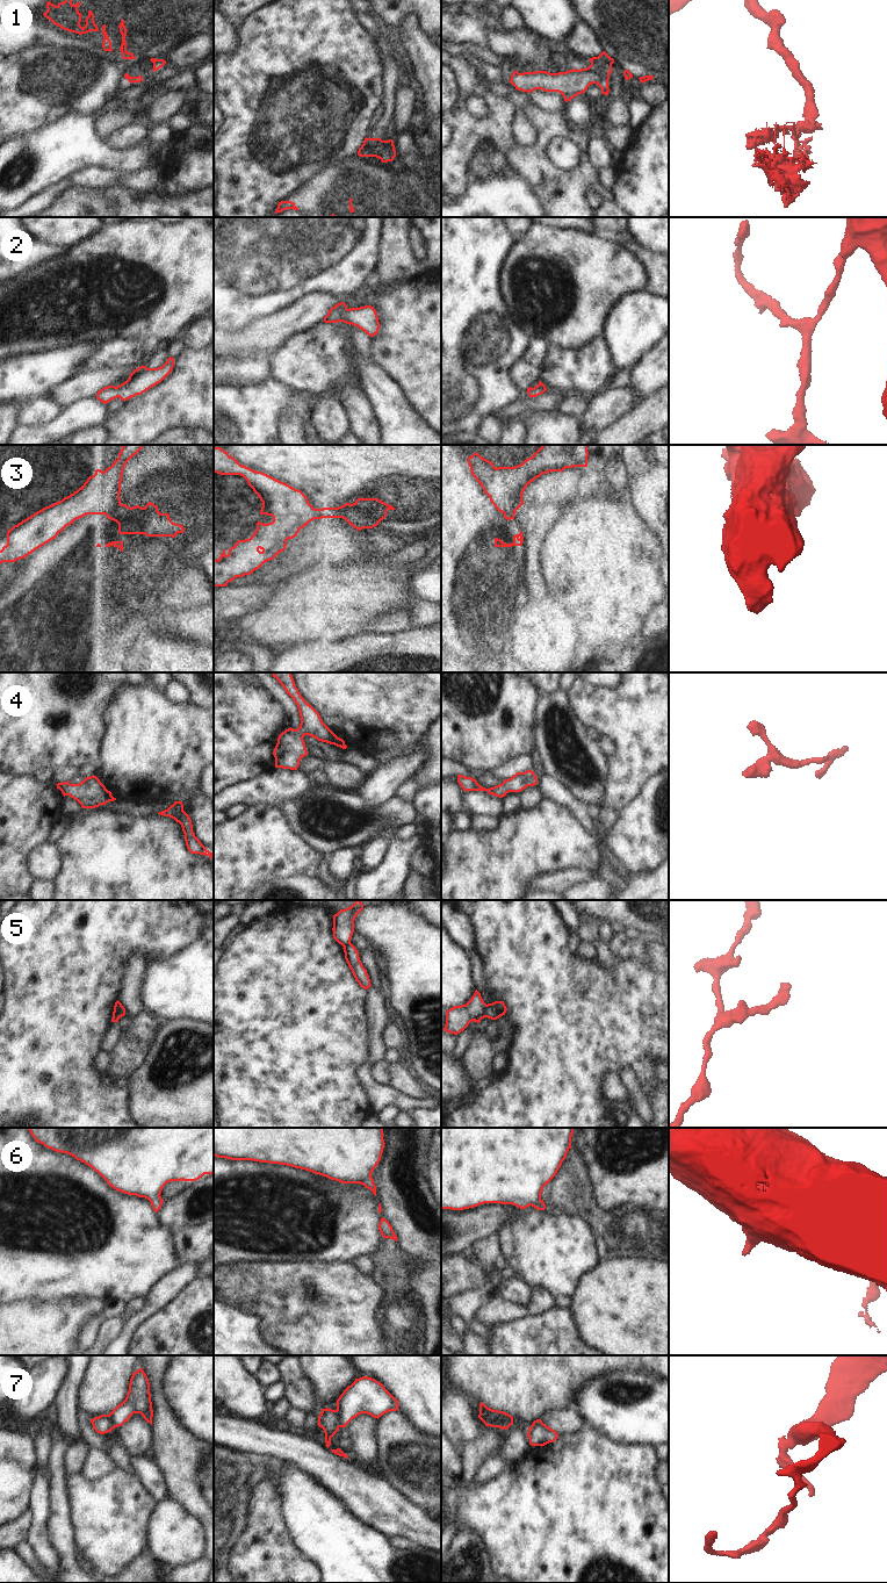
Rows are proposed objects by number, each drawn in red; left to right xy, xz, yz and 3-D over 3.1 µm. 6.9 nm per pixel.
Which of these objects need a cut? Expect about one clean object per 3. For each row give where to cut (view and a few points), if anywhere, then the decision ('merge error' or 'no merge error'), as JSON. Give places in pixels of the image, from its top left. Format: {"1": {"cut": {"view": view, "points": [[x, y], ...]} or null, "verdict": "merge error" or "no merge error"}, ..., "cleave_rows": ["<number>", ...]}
{"1": {"cut": {"view": "yz", "points": [[610, 58], [612, 63]]}, "verdict": "merge error"}, "2": {"cut": null, "verdict": "no merge error"}, "3": {"cut": {"view": "xy", "points": [[120, 502], [113, 512], [106, 515]]}, "verdict": "merge error"}, "4": {"cut": null, "verdict": "no merge error"}, "5": {"cut": {"view": "yz", "points": [[487, 1005], [484, 1016]]}, "verdict": "merge error"}, "6": {"cut": null, "verdict": "no merge error"}, "7": {"cut": {"view": "xz", "points": [[334, 1410], [339, 1426]]}, "verdict": "merge error"}, "cleave_rows": ["1", "3", "5", "7"]}

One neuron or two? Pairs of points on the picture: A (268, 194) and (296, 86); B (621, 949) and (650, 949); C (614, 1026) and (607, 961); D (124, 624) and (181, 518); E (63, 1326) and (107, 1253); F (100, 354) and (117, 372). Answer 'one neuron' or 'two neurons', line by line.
A: one neuron
B: one neuron
C: two neurons
D: one neuron
E: two neurons
F: two neurons

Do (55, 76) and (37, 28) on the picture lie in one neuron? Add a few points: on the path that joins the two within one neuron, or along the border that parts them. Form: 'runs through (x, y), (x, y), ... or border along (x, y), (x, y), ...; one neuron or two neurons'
border along (70, 48), (60, 45), (28, 45), (16, 51); two neurons

